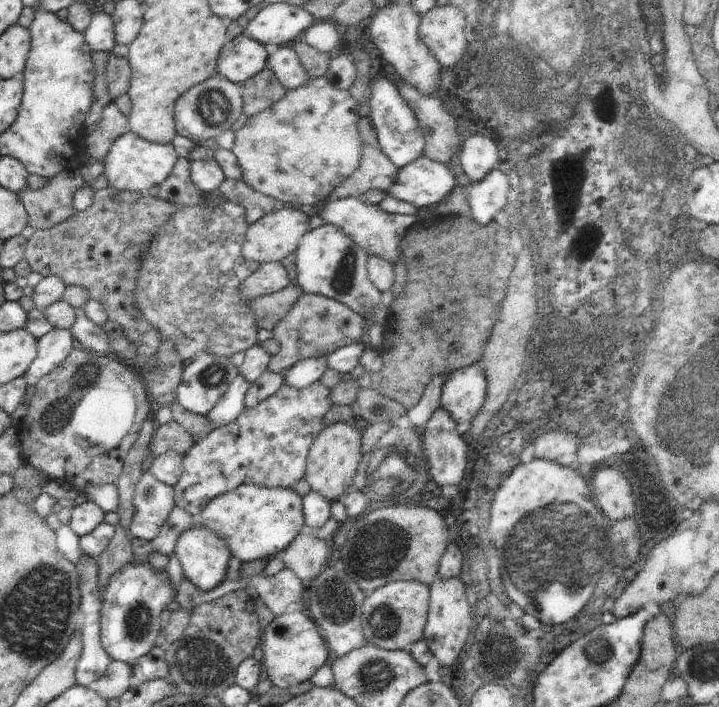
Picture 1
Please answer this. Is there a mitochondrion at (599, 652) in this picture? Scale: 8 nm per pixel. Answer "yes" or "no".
yes

